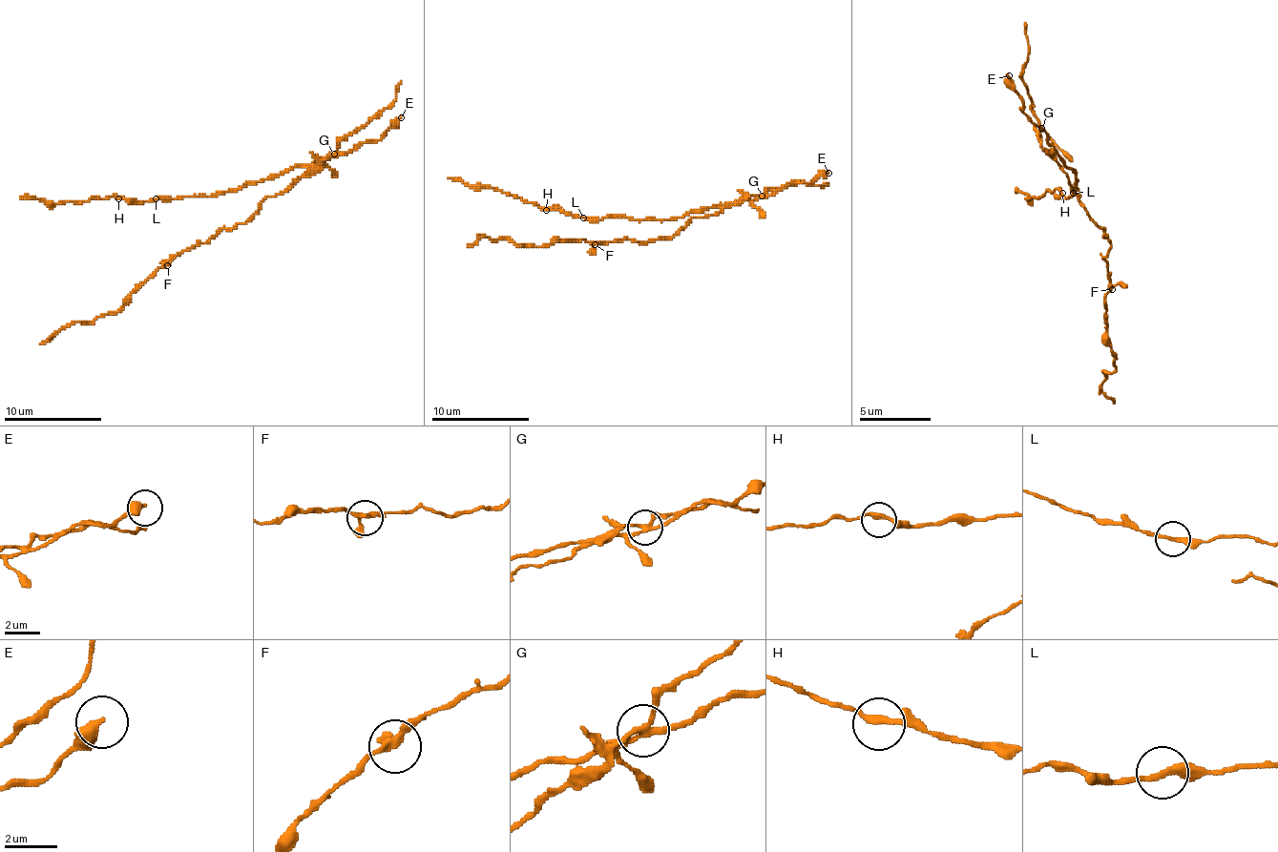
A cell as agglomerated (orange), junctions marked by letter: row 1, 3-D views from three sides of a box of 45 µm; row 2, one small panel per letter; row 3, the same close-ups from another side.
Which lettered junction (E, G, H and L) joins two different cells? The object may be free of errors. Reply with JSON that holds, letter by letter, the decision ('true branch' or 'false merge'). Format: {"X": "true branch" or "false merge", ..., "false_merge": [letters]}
{"E": "true branch", "G": "false merge", "H": "true branch", "L": "true branch", "false_merge": ["G"]}

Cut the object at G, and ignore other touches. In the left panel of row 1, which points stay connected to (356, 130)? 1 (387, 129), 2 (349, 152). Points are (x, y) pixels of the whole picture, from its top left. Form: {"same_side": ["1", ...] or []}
{"same_side": []}

